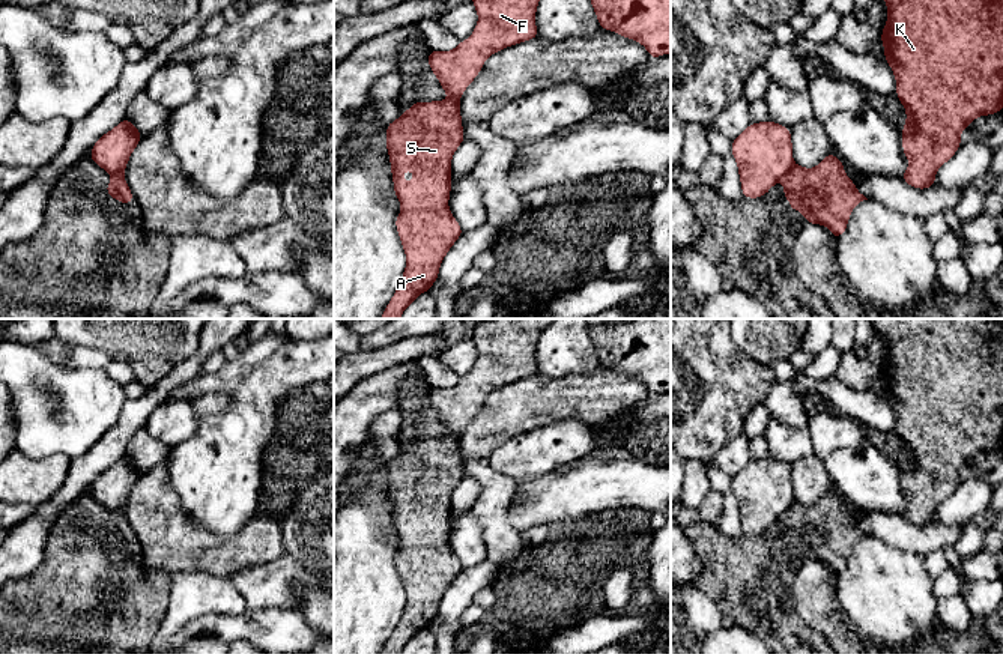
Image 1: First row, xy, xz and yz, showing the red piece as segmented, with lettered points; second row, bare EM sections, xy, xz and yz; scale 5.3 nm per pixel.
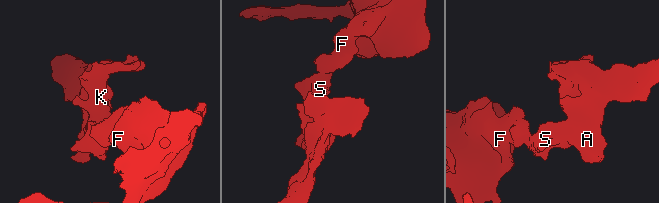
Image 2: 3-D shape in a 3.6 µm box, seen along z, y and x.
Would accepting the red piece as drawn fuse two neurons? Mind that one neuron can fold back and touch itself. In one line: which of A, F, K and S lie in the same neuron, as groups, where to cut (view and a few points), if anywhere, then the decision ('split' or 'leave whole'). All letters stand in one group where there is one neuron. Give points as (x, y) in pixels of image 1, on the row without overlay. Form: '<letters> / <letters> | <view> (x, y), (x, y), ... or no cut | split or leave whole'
A K S / F | yz (794, 501), (781, 514) | split

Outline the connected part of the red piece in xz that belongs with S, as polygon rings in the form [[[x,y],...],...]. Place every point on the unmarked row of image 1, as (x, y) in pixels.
[[[460,434],[447,438],[415,438],[398,456],[386,462],[386,487],[391,499],[392,522],[402,549],[395,565],[406,591],[403,615],[380,654],[402,654],[403,648],[439,613],[439,603],[463,567],[453,553],[448,537],[451,529],[451,495],[466,475],[462,463]]]

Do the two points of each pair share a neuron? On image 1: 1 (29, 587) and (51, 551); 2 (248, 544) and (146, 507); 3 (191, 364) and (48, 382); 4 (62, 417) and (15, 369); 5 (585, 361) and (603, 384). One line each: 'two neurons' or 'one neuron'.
1: one neuron
2: one neuron
3: two neurons
4: one neuron
5: two neurons

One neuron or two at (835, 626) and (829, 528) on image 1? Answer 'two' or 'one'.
two

